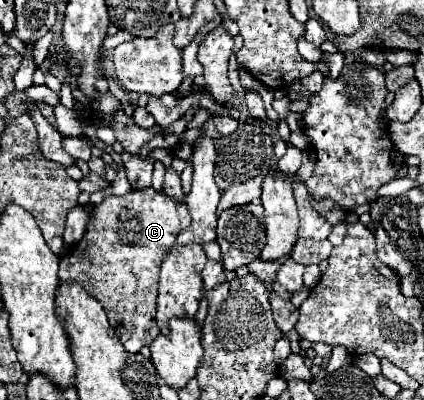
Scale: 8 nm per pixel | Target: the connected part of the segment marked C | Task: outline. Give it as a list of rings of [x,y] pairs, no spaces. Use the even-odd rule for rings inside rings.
[[[151,186],[143,192],[107,196],[101,204],[93,206],[83,240],[71,246],[59,264],[59,280],[79,282],[103,304],[127,352],[139,352],[143,346],[151,346],[159,334],[155,324],[159,268],[165,252],[169,252],[177,234],[185,230],[189,222],[191,218],[183,202],[175,202]]]

